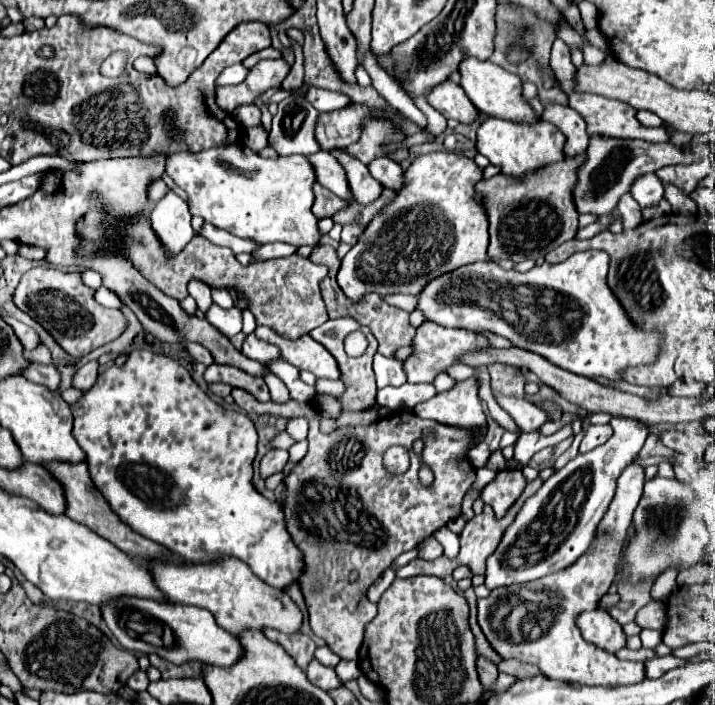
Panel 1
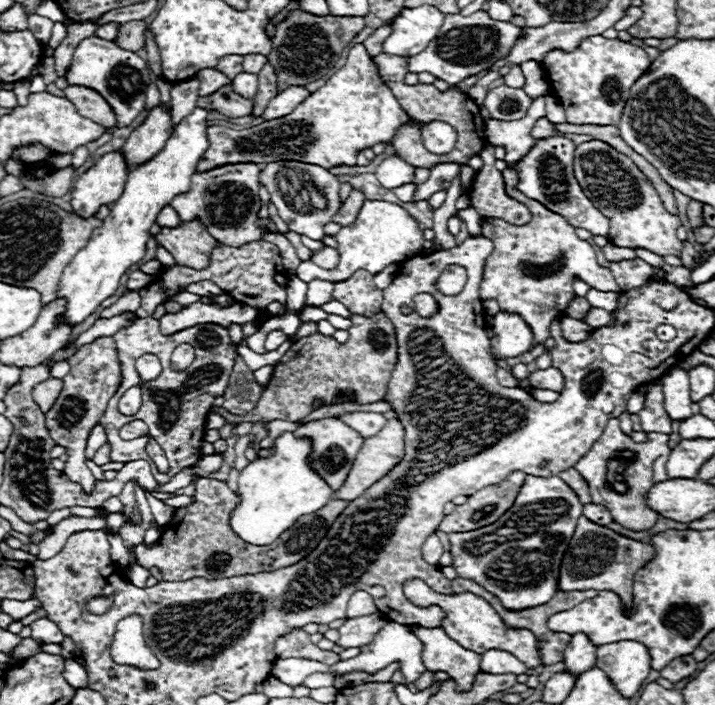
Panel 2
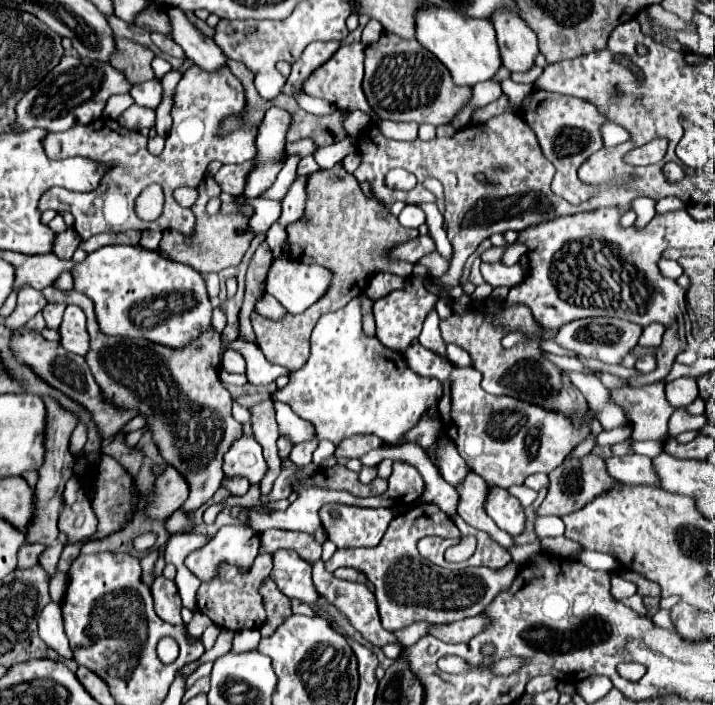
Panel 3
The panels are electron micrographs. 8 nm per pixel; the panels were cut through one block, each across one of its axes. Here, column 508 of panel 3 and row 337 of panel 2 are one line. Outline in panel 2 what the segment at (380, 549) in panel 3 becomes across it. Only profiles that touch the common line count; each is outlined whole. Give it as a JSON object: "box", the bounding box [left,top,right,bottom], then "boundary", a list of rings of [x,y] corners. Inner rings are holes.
{"box":[560,318,592,342],"boundary":[[[562,318],[560,326],[562,326],[562,336],[568,338],[570,342],[580,342],[592,332],[588,324],[584,324],[582,320],[574,320],[574,318]]]}

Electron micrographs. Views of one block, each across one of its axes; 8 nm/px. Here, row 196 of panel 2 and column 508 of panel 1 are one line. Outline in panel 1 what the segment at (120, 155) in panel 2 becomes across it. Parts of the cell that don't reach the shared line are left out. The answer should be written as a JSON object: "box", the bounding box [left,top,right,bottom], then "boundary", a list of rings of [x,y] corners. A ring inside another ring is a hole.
{"box":[458,58,536,122],"boundary":[[[468,58],[468,60],[460,62],[458,72],[460,72],[460,86],[464,88],[466,96],[472,100],[472,104],[480,112],[486,112],[490,116],[504,118],[504,120],[514,120],[514,122],[532,122],[532,120],[536,120],[534,110],[522,98],[522,80],[516,74],[504,70],[498,64],[492,64],[488,60],[482,62],[482,60],[476,60],[476,58]]]}

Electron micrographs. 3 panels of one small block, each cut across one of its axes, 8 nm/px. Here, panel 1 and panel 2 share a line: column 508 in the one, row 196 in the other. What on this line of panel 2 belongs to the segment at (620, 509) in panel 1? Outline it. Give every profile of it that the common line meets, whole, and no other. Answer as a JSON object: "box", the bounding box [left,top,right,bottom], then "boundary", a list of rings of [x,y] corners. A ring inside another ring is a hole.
{"box":[574,140,682,256],"boundary":[[[602,140],[584,142],[576,146],[574,176],[592,204],[610,220],[608,240],[614,246],[646,248],[660,256],[680,256],[682,242],[676,238],[676,230],[678,226],[682,226],[680,218],[666,212],[650,180],[636,168],[636,164],[628,156],[620,154]]]}

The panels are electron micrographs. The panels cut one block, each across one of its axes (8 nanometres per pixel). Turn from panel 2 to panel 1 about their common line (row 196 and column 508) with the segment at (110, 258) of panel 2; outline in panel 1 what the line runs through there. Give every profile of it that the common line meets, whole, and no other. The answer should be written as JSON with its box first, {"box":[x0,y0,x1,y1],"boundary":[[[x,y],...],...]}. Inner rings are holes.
{"box":[476,116,564,176],"boundary":[[[490,116],[478,126],[478,142],[476,148],[480,154],[484,154],[494,166],[502,168],[502,174],[512,174],[512,176],[522,176],[528,170],[542,168],[550,162],[558,162],[564,158],[564,134],[554,126],[544,120],[538,120],[534,124],[524,124],[524,122],[512,122],[512,120],[502,120]]]}

